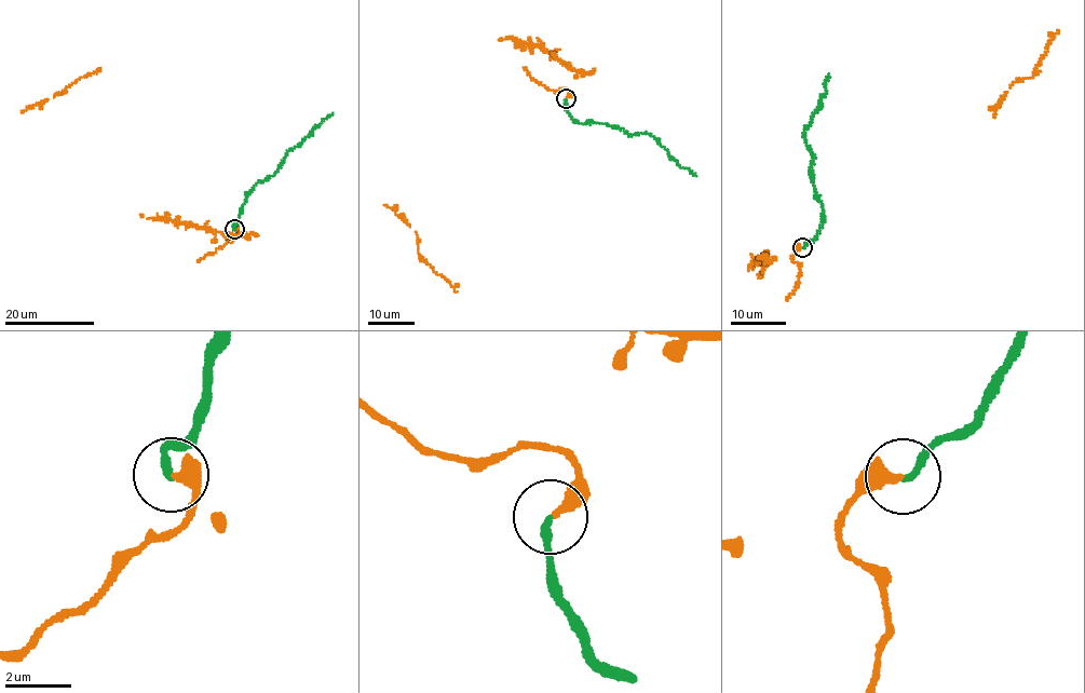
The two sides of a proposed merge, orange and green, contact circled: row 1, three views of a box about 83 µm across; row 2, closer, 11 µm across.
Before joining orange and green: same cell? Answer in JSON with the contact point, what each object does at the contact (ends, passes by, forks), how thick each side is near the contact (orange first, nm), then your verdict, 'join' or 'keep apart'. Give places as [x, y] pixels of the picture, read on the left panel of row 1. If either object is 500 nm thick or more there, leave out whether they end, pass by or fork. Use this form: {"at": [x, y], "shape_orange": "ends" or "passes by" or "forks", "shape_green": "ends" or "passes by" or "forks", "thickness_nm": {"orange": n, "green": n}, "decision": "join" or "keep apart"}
{"at": [234, 229], "shape_orange": "ends", "shape_green": "ends", "thickness_nm": {"orange": 320, "green": 220}, "decision": "join"}

